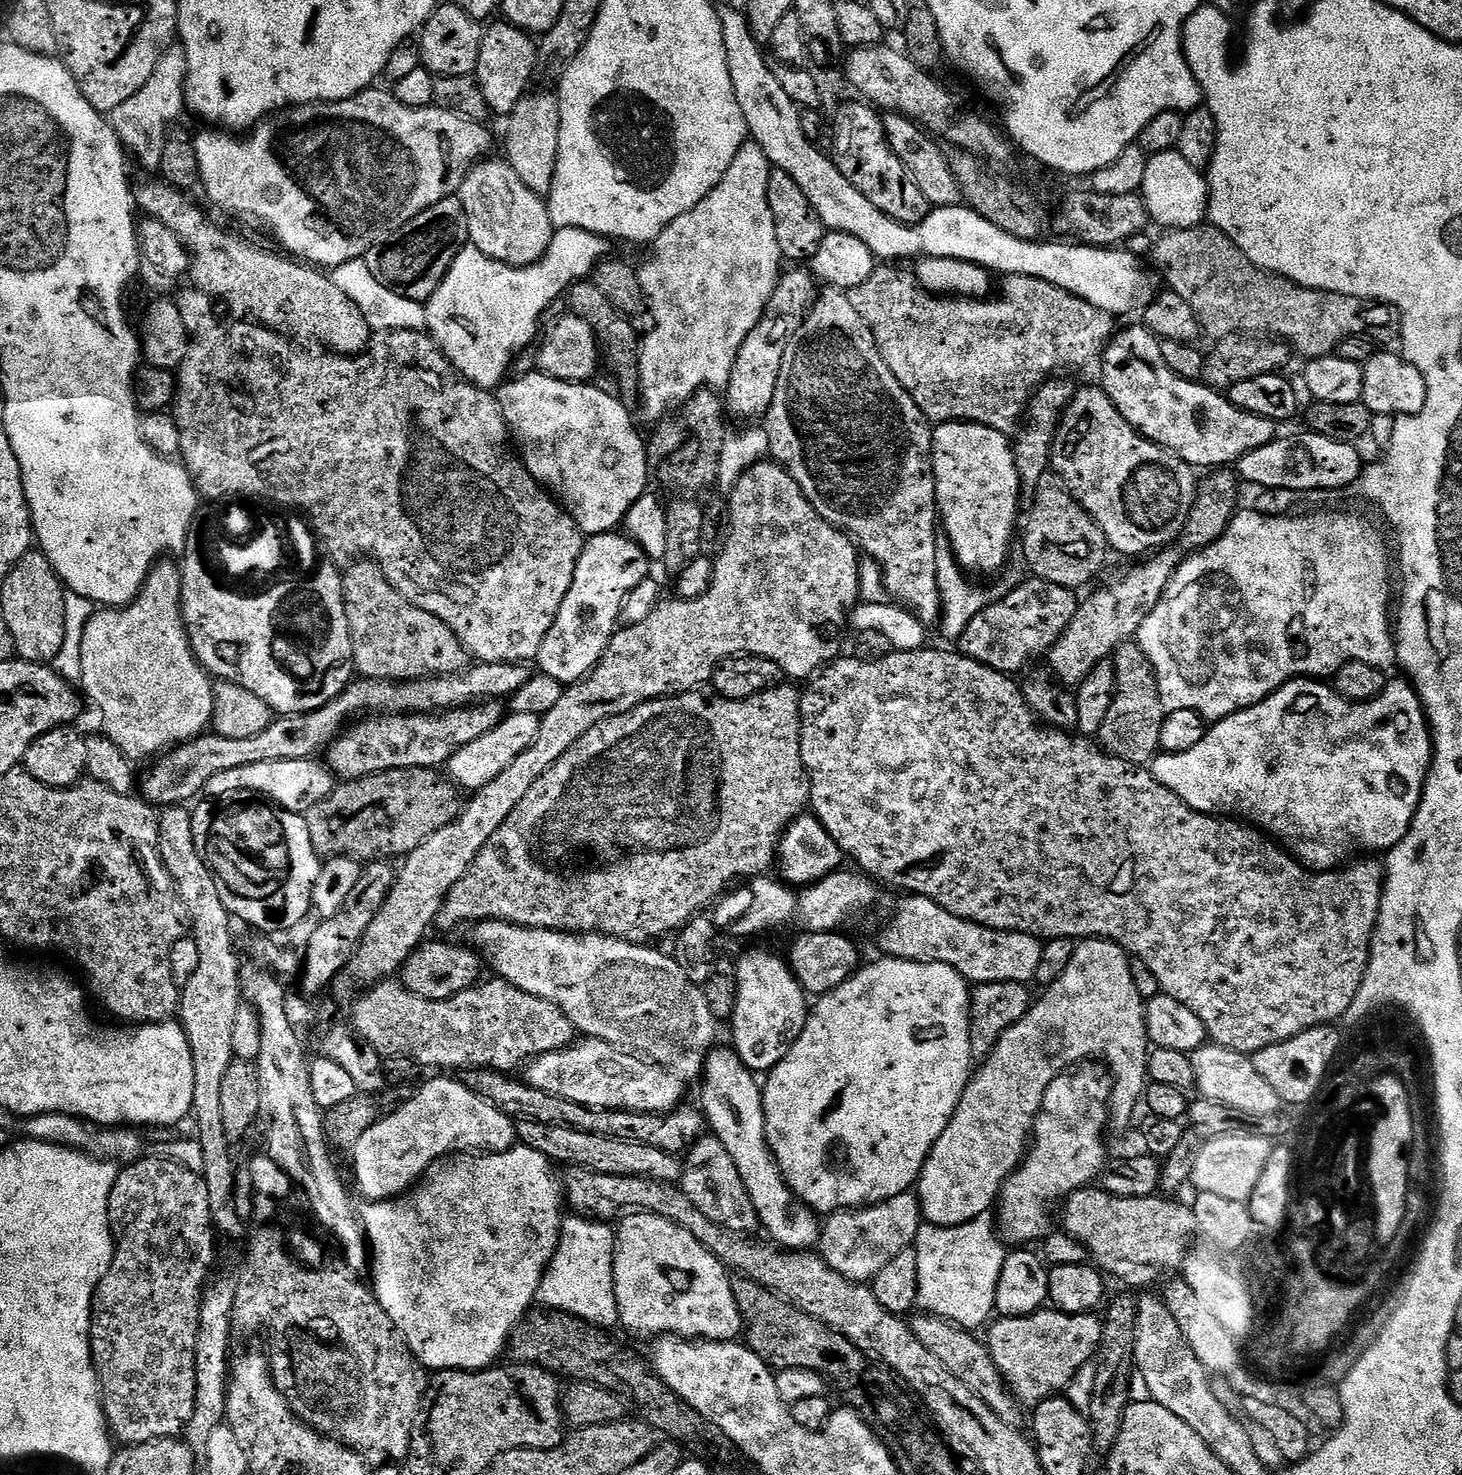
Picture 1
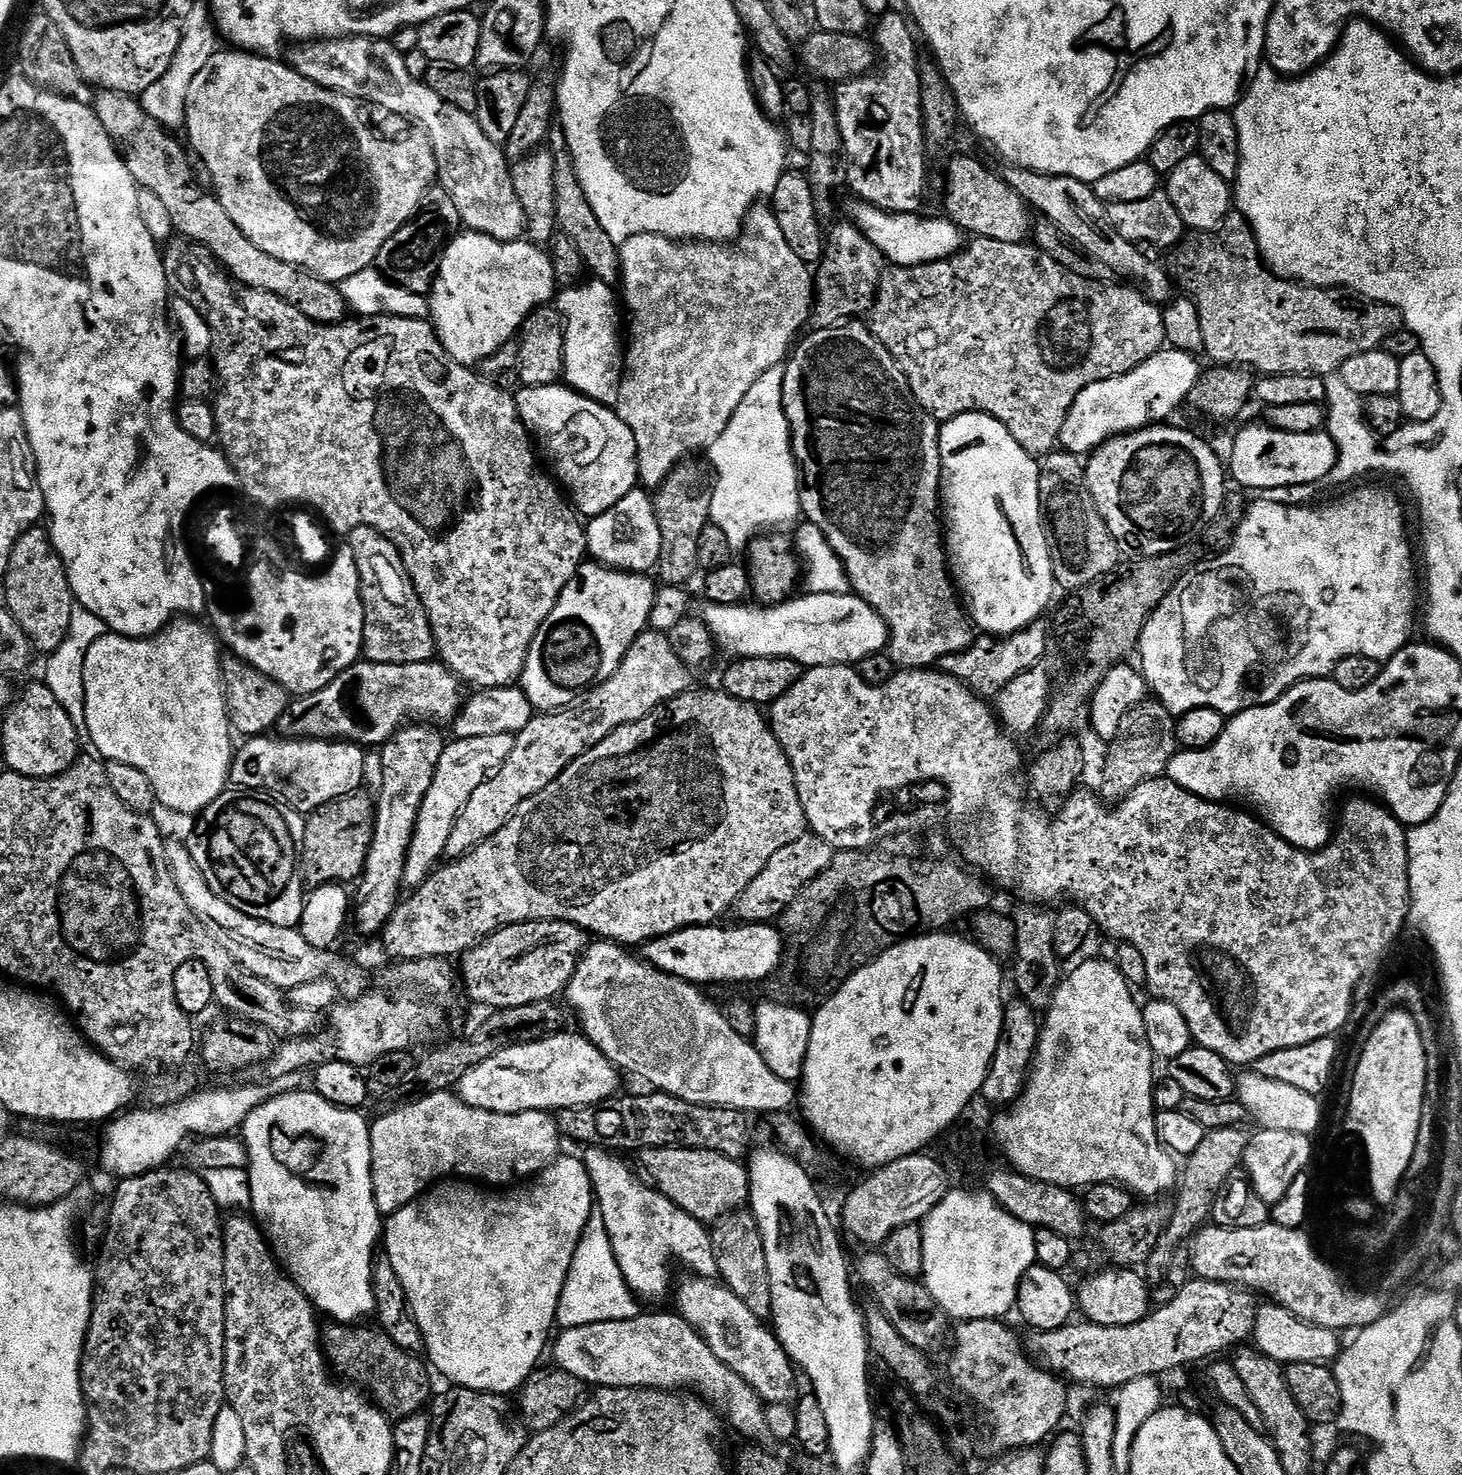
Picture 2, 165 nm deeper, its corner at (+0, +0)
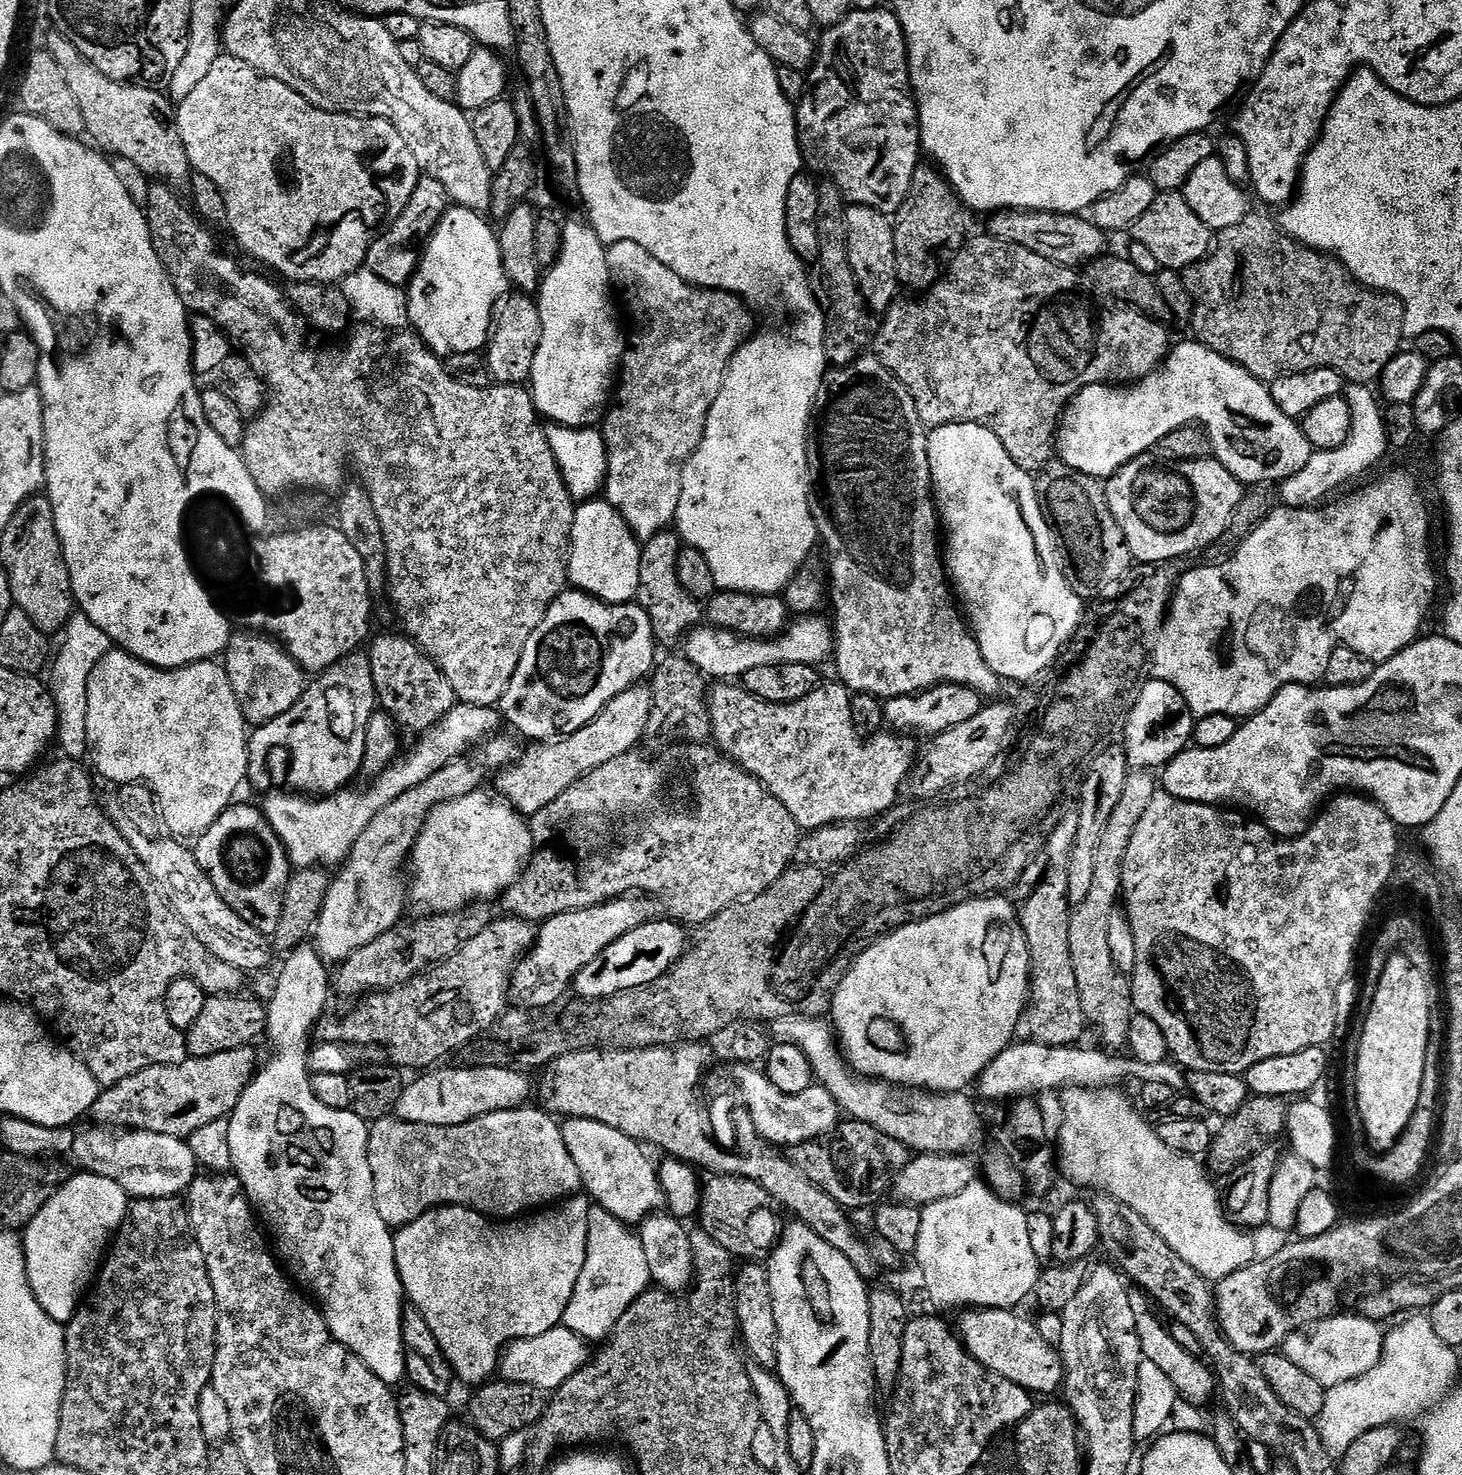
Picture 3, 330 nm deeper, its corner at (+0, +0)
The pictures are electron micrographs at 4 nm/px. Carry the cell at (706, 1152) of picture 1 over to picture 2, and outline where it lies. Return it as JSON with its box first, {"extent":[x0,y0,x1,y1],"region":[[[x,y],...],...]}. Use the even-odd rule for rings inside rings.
{"extent":[716,1210,772,1321],"region":[[[748,1210],[733,1215],[724,1226],[720,1236],[718,1232],[716,1250],[716,1265],[719,1275],[727,1288],[734,1294],[738,1294],[738,1298],[742,1298],[742,1302],[746,1302],[746,1306],[750,1306],[750,1310],[754,1310],[754,1314],[759,1320],[767,1321],[772,1315],[772,1286],[766,1260],[766,1246],[760,1233],[760,1226],[755,1216]]]}

